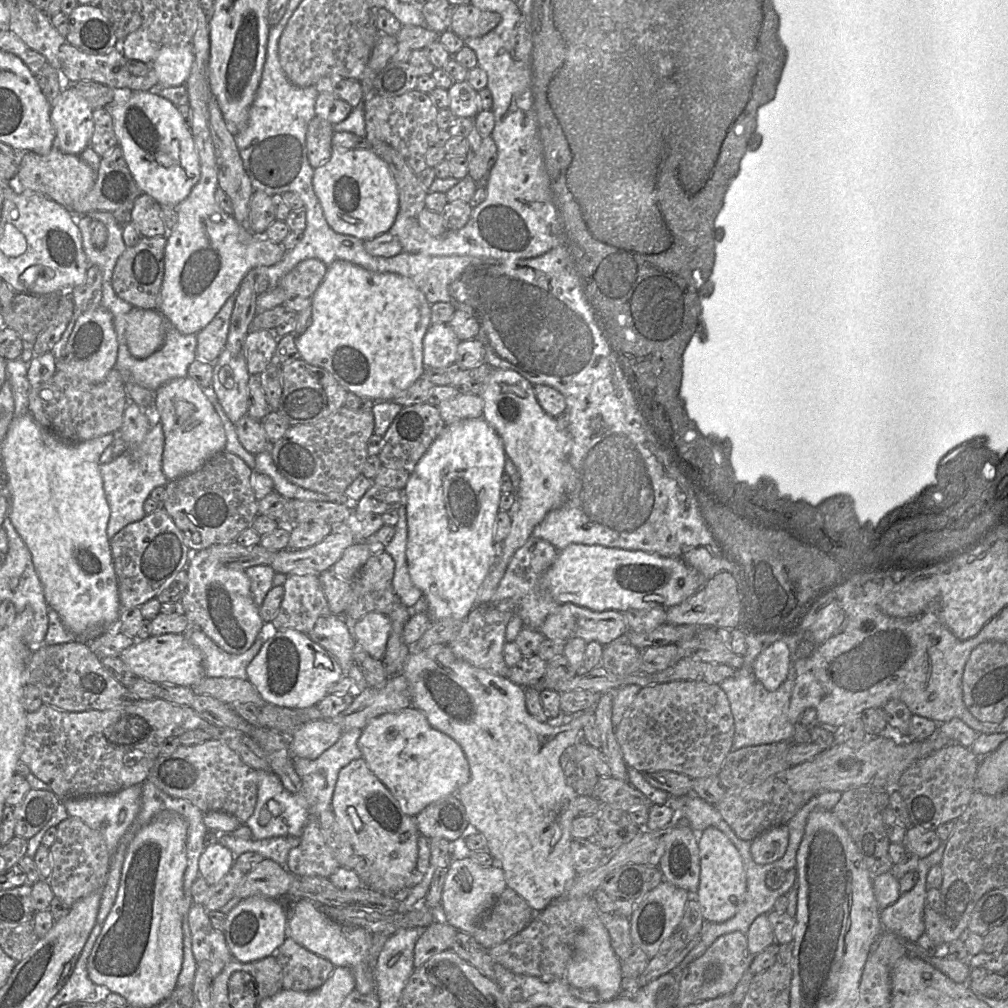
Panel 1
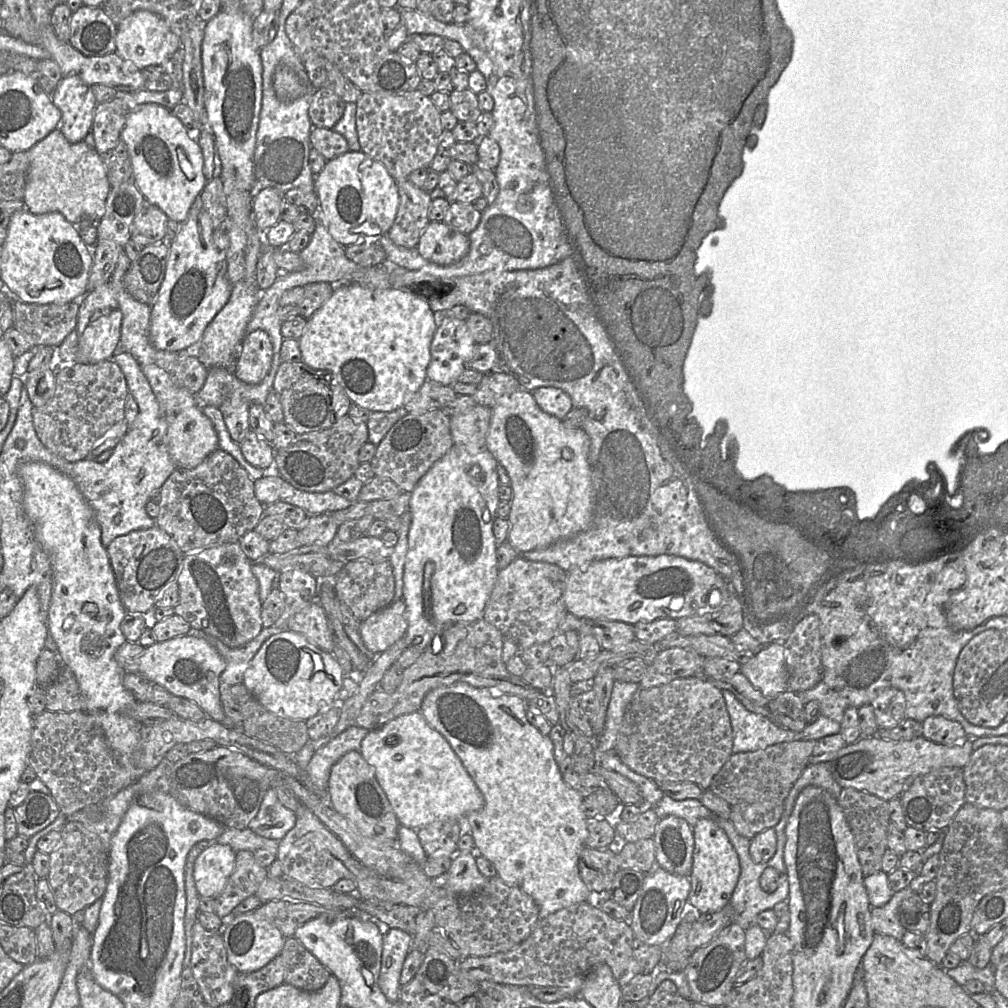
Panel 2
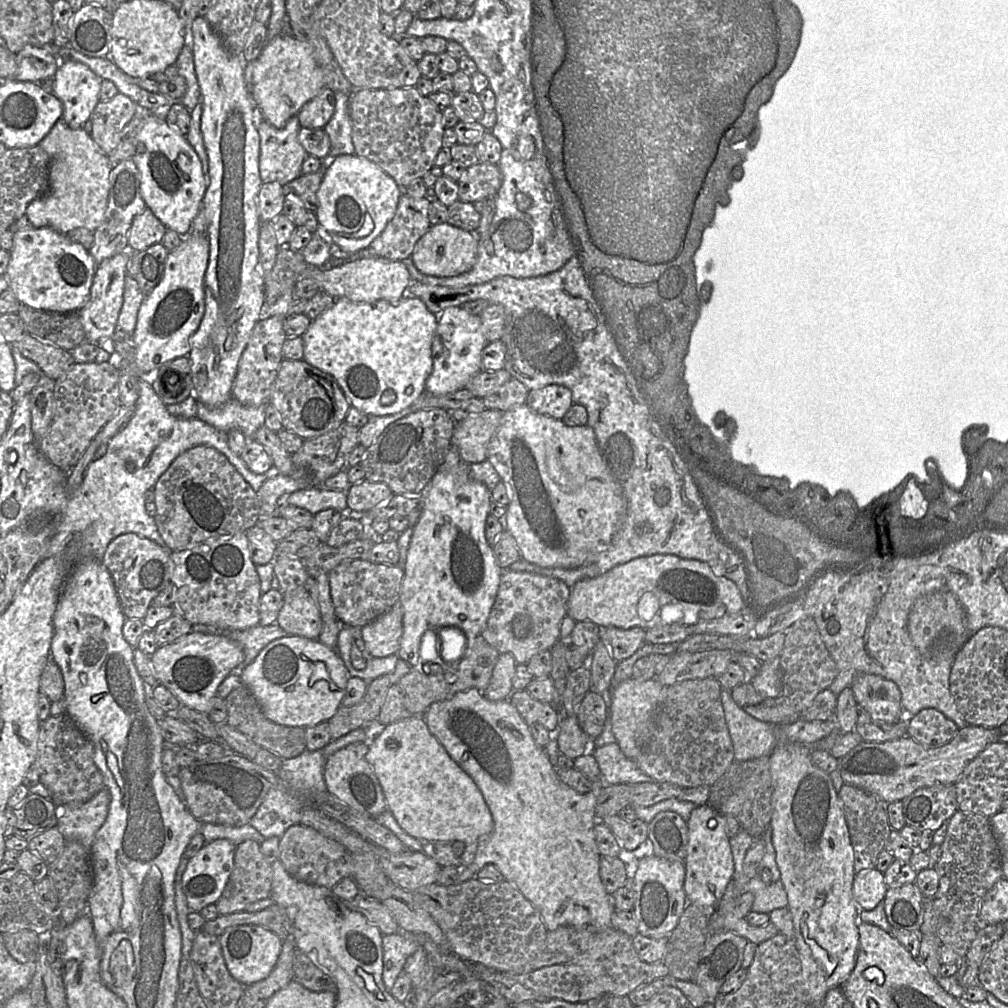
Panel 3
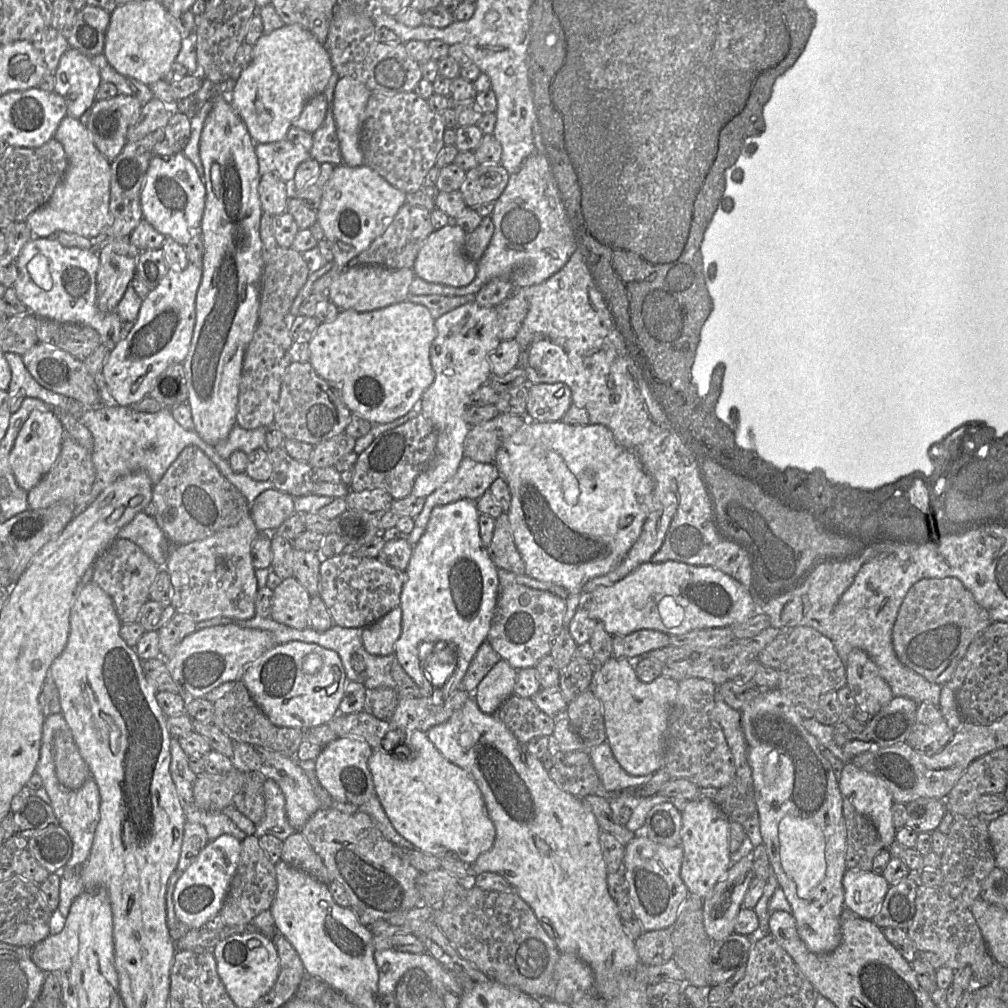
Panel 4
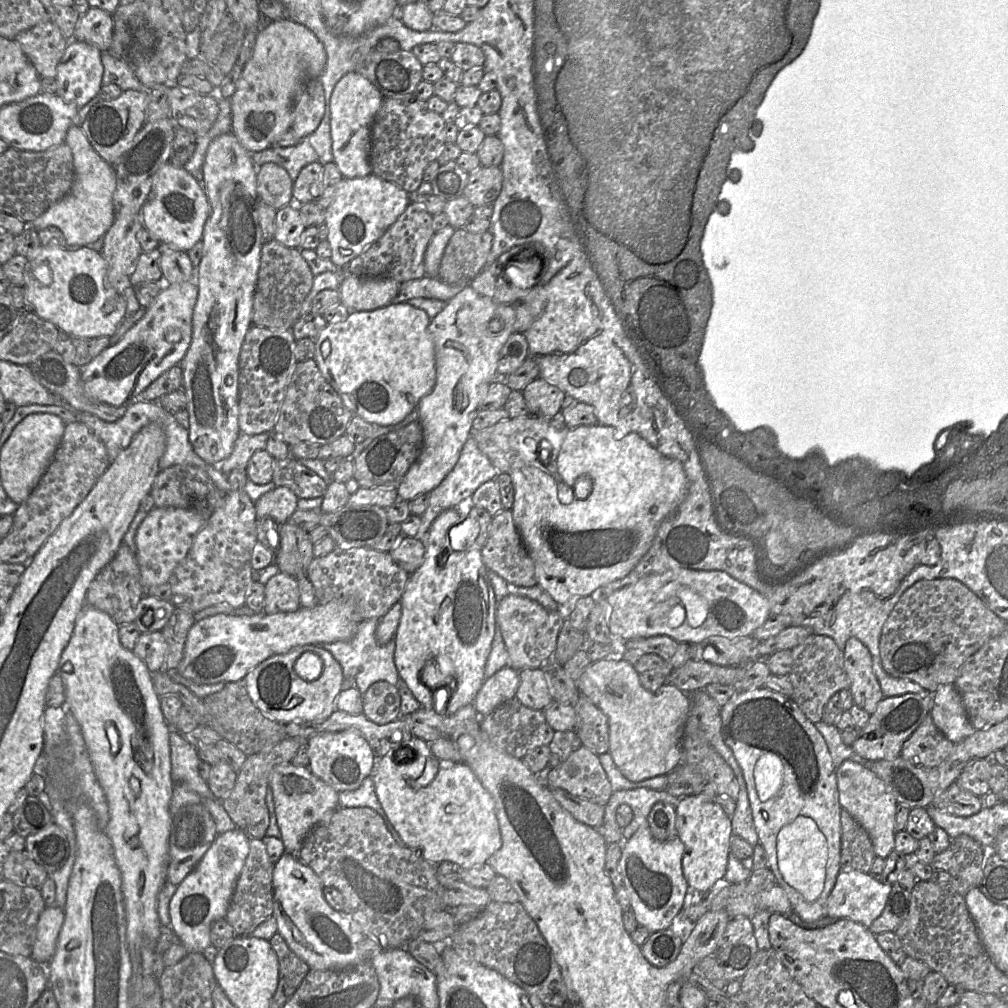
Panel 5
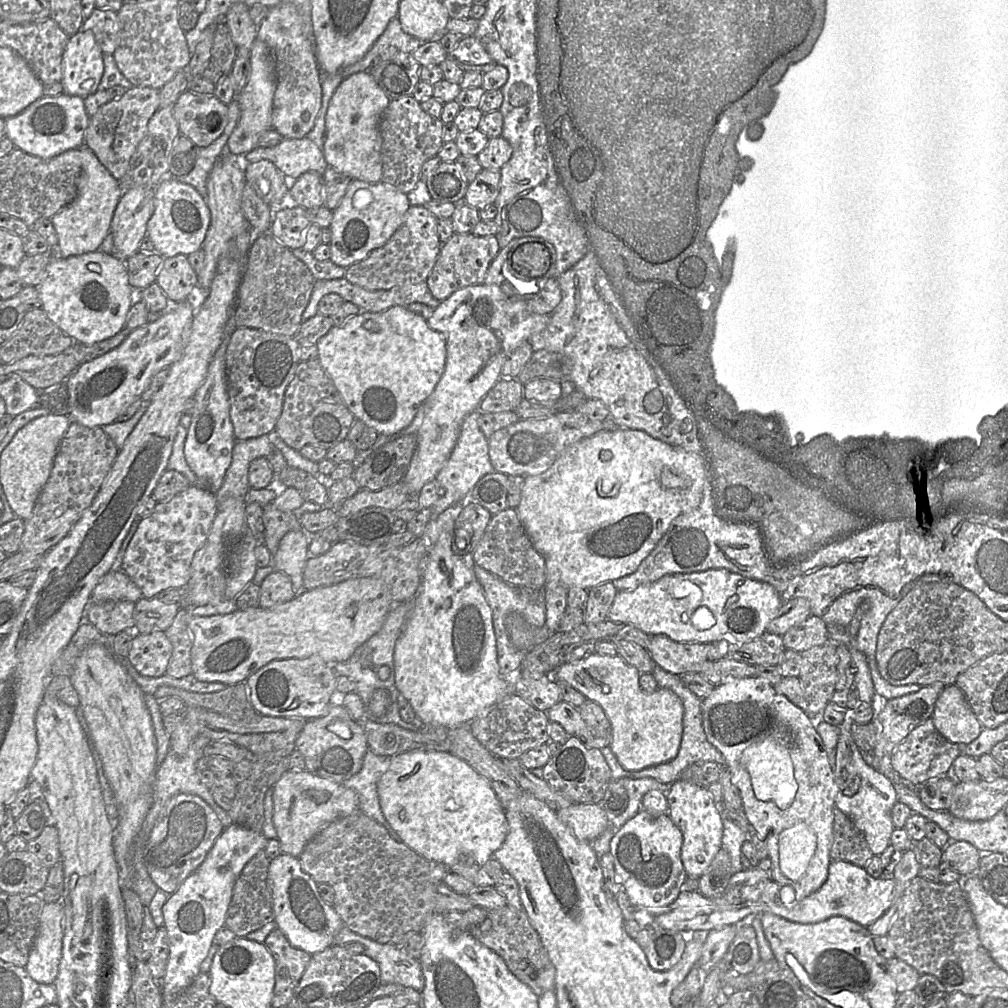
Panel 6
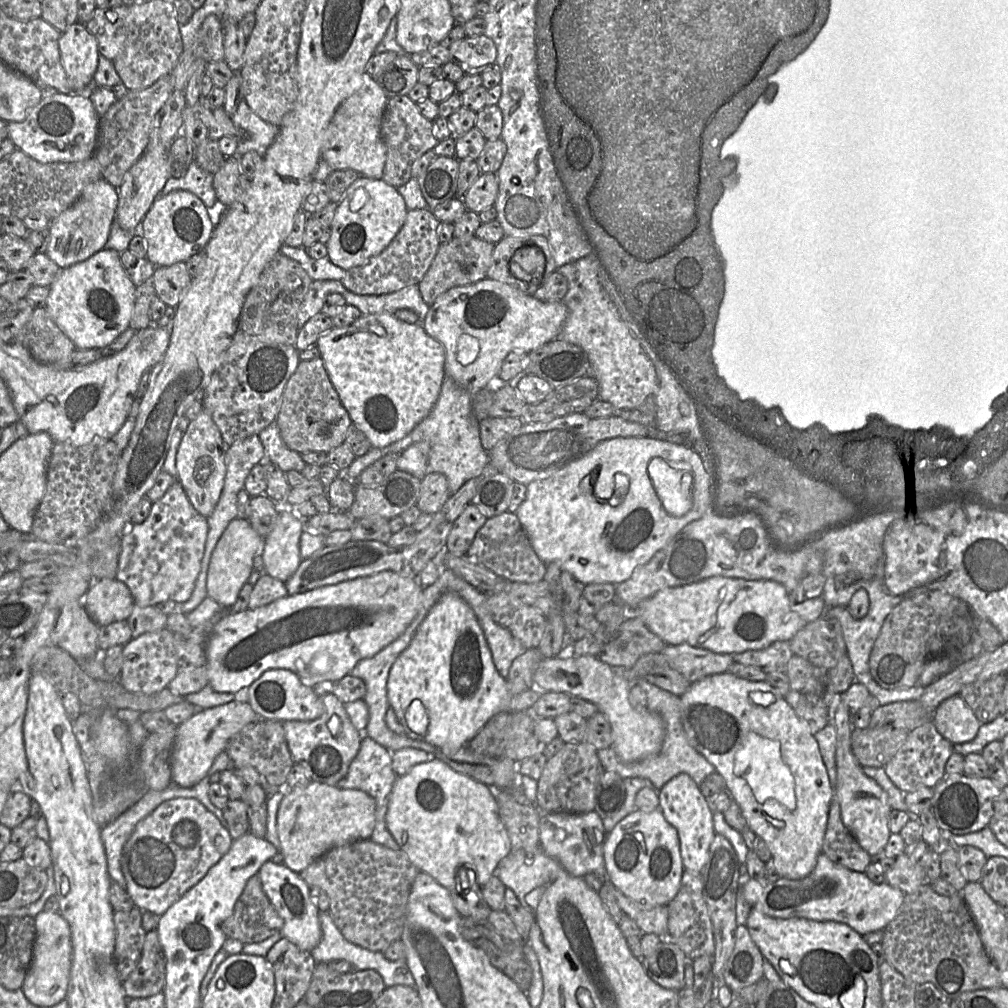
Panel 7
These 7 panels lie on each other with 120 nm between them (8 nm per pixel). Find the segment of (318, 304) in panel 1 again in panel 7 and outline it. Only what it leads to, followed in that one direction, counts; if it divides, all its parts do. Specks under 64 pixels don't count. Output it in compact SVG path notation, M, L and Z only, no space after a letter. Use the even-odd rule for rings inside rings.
M388 312L373 315L362 314L361 317L351 325L341 328L334 327L331 331L320 336L316 346L320 351L320 357L324 362L329 378L339 395L342 405L347 410L353 425L365 434L371 446L374 448L386 447L408 435L416 425L430 414L439 398L445 378L445 350L439 341L426 333L422 325L403 322L397 319L394 314Z

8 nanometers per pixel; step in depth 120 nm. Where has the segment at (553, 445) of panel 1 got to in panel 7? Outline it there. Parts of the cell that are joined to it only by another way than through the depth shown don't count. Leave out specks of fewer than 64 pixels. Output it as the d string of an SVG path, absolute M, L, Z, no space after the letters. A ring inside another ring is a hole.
M617 437L600 442L585 456L560 469L552 476L531 482L527 486L526 498L516 514L529 537L536 554L546 565L555 562L562 571L574 575L577 581L587 586L592 583L611 583L619 585L628 580L633 572L648 563L677 533L687 524L700 519L710 507L711 483L709 472L705 469L700 456L690 447L654 439L652 437Z

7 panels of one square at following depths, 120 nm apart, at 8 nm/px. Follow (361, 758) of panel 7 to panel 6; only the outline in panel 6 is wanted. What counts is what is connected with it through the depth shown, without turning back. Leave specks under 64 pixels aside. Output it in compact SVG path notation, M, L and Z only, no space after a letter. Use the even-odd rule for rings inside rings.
M368 750L364 755L359 772L344 781L343 784L356 792L360 811L383 825L396 842L402 843L403 839L391 827L381 810L377 791L380 778L390 767L391 757L380 756Z

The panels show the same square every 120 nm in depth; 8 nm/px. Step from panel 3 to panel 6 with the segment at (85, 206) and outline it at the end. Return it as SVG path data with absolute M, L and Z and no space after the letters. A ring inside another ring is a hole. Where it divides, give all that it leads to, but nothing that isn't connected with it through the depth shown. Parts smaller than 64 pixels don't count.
M84 144L82 152L82 171L75 199L51 217L57 233L57 254L67 258L99 250L110 232L111 221L122 196L119 181L102 165L97 156Z

